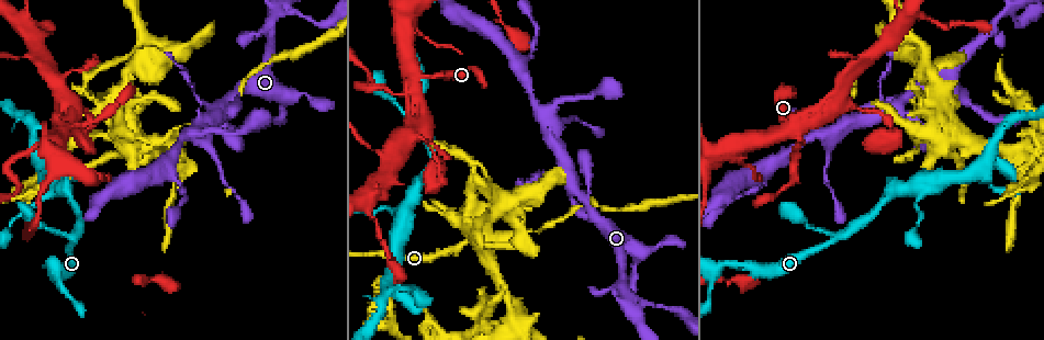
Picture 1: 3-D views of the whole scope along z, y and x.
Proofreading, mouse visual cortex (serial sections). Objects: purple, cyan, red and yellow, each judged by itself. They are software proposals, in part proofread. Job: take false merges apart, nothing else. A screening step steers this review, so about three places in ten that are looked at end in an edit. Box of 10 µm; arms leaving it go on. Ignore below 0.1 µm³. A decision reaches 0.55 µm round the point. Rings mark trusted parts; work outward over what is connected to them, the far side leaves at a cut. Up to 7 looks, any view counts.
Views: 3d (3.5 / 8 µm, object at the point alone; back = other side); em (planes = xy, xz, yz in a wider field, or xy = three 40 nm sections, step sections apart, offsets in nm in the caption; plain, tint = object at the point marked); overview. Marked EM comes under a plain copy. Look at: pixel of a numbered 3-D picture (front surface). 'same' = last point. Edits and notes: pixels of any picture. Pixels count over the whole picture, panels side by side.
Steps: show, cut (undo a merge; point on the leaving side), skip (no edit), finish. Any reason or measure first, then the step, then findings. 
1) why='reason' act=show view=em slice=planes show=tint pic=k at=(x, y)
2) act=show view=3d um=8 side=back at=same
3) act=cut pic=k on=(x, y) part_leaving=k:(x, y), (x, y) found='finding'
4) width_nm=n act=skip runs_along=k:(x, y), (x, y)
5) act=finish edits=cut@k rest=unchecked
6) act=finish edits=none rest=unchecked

why='four or more arms meet' act=show view=3d um=8 pic=1 at=(1004, 10)

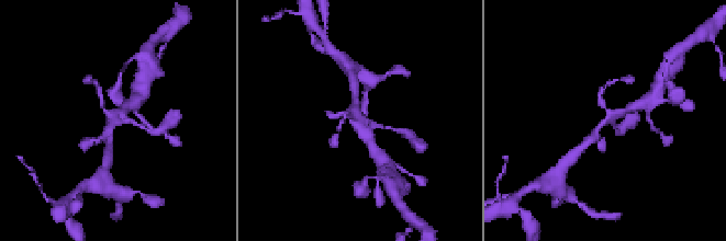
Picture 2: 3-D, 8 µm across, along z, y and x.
act=show view=3d um=3.5 at=same

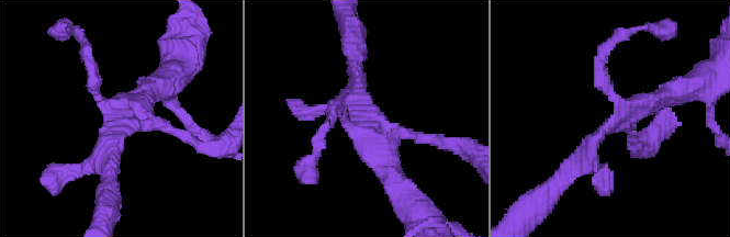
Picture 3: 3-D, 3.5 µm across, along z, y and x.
arms=4 arm_widths_nm=150,150,200,300 why='now the EM' act=show view=em slice=xy step=2 show=tint pic=3 at=(121, 122)

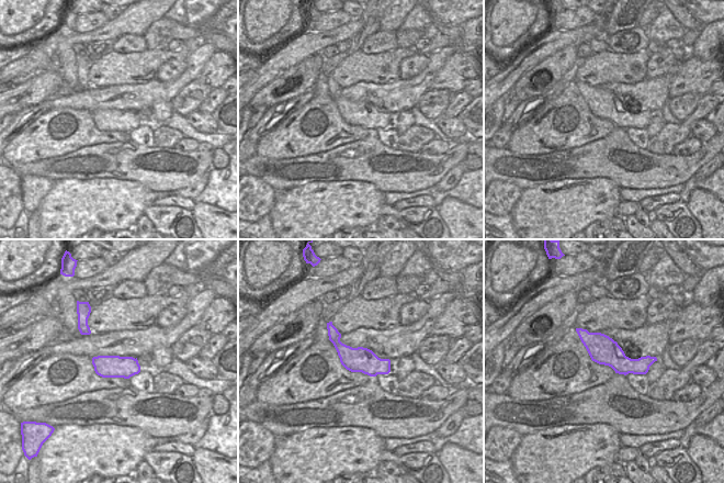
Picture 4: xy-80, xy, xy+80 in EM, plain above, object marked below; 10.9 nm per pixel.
act=skip runs_along=4:(579, 330), (621, 363), (652, 359) found='continuous, no second cell'

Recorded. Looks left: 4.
why='looks like a crossing' act=show view=3d um=3.5 pic=1 at=(786, 128)

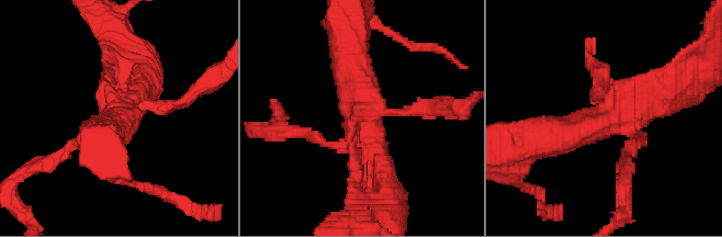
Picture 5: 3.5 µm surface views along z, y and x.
why='shape alone is not enough' act=show view=em slice=xy step=1 show=tint pic=5 at=(378, 113)

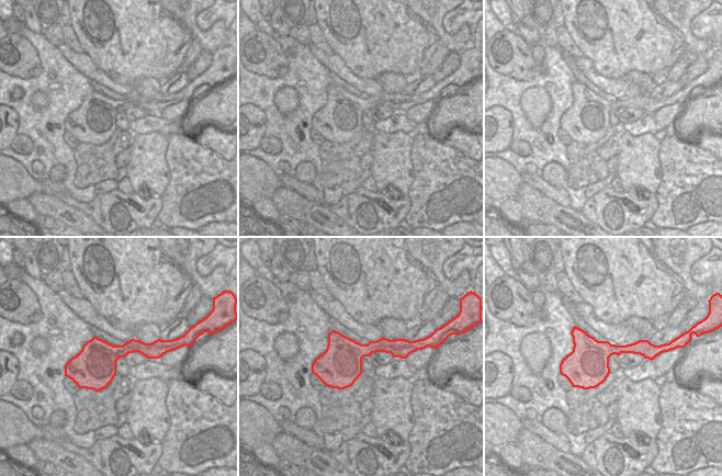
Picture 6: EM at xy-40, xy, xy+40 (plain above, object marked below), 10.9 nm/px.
why='another direction' act=show view=em slice=planes show=tint at=same

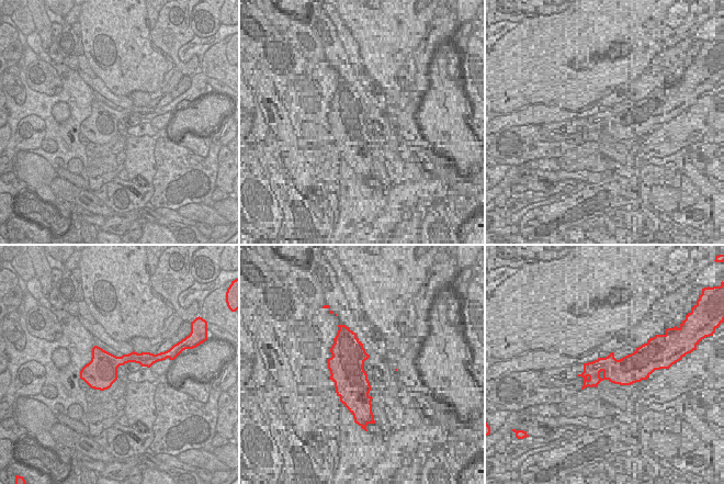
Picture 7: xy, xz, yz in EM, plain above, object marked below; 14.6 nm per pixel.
act=skip runs_along=5:(441, 106), (367, 121), (381, 171) found='all the same cell'

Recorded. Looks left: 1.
act=finish edits=none rest=unchecked

